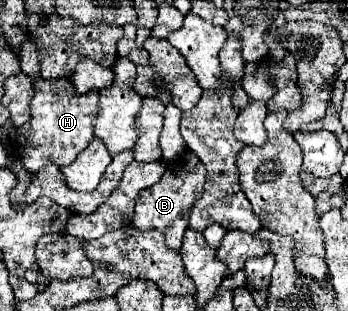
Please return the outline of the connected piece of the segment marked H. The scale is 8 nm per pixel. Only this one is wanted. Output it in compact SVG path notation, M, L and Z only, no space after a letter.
M53 78L35 82L35 96L31 102L31 120L17 128L17 142L23 148L23 166L39 172L45 164L69 166L93 140L93 120L99 112L99 92L75 96L73 84L67 78Z

